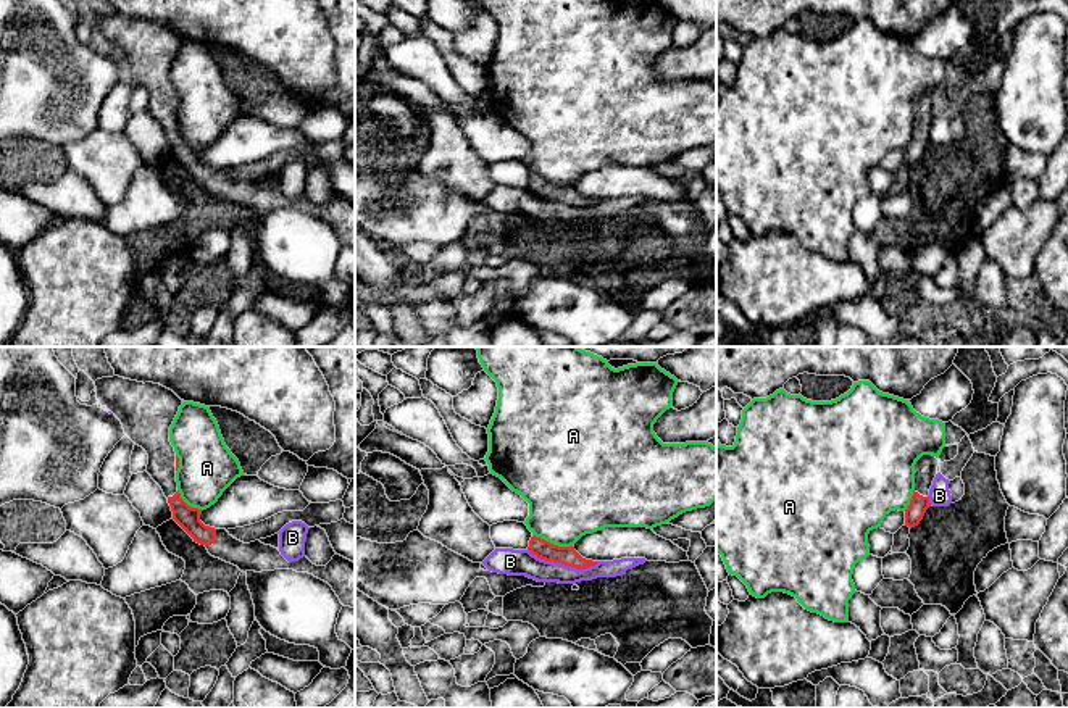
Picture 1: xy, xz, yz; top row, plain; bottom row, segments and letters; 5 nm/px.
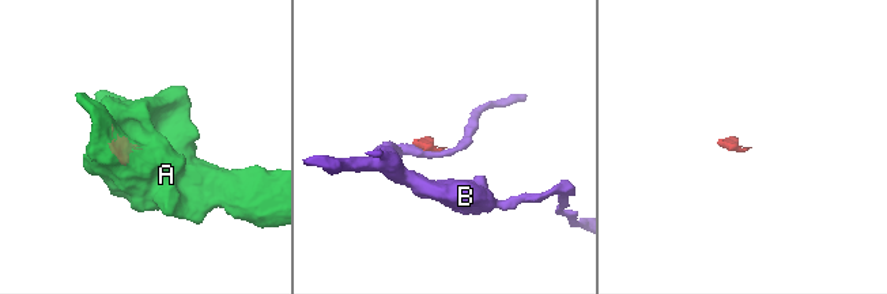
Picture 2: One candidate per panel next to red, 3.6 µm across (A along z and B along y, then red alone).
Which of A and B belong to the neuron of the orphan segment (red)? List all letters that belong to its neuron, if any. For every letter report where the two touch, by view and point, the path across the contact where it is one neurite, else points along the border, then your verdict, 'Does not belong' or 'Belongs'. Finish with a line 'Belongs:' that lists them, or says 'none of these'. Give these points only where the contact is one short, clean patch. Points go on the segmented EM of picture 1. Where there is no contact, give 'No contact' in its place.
A: Touches red at xz (552, 544). Boundary: xz (533, 534), (559, 545), (571, 545). Does not belong
B: Touches red at xz (563, 563). Boundary: xz (528, 549), (541, 558), (576, 568), (589, 568), (599, 562). Does not belong
Belongs: none of these

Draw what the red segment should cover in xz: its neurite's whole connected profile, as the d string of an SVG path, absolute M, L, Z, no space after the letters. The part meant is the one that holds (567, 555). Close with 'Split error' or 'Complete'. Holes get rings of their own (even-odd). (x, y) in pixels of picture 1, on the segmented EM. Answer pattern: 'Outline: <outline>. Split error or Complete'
Outline: M532 535L528 550L540 560L561 563L576 569L595 566L599 561L582 558L574 547L558 547Z. Complete

